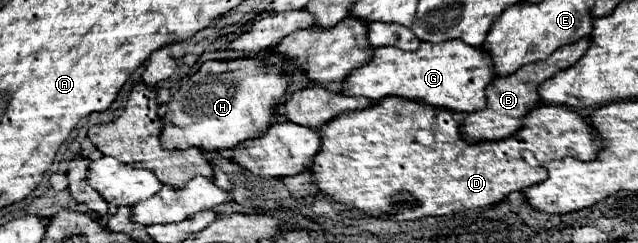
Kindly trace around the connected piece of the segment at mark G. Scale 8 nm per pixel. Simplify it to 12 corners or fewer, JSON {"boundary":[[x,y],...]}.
{"boundary":[[459,40],[383,46],[343,94],[477,112],[489,56]]}

